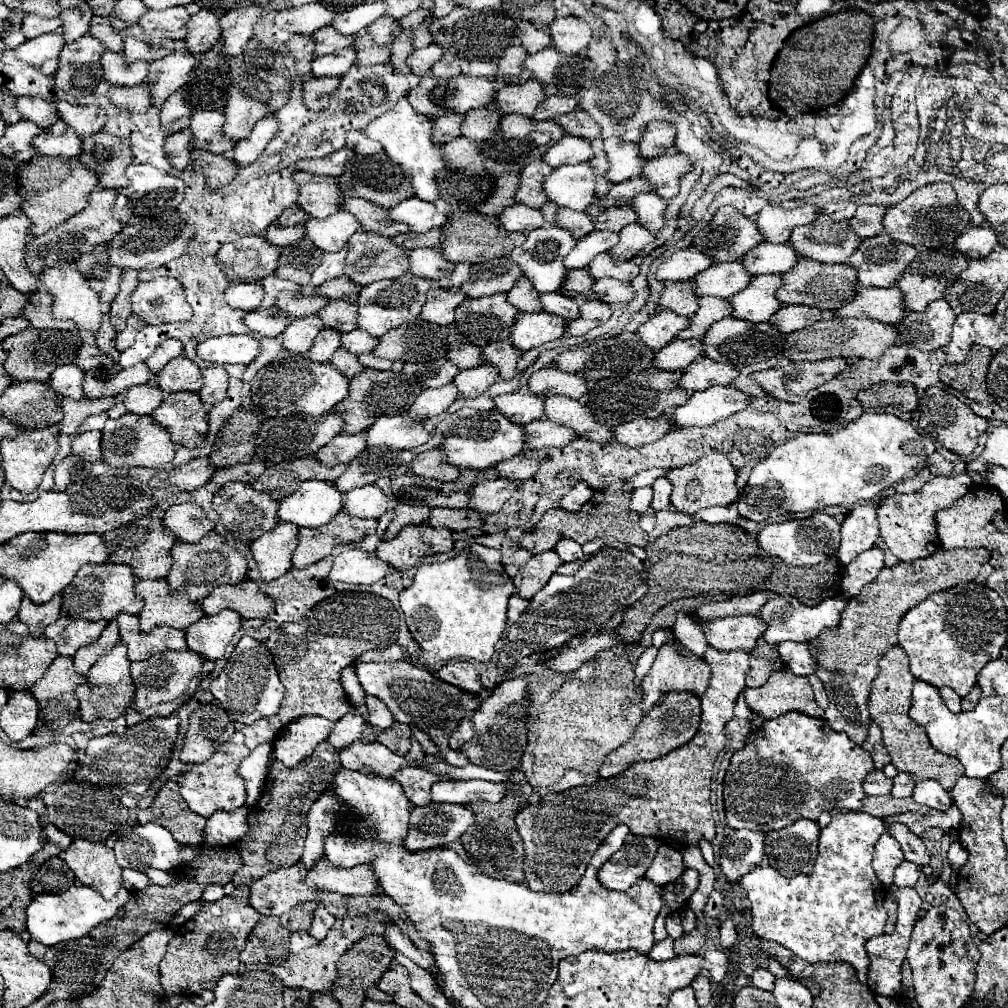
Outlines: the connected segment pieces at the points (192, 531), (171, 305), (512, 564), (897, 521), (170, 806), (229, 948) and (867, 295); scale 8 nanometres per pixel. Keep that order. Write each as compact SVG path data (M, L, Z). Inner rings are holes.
M186 502L170 506L164 514L164 524L172 530L180 542L200 542L210 530L214 530L214 522L206 518L204 510L198 504Z
M154 278L140 282L132 294L132 310L146 324L166 324L192 318L184 286L174 278Z
M512 548L510 552L502 552L502 566L506 574L518 588L518 596L528 600L548 584L560 564L562 560L554 550L530 554L522 548Z
M958 474L954 478L938 476L930 480L916 494L894 494L886 498L884 504L878 506L878 520L880 520L880 536L884 538L890 552L902 562L914 562L936 552L940 548L940 538L936 536L934 514L940 508L948 508L954 500L964 496L970 486L972 480L968 478L968 474Z
M168 780L162 786L162 790L158 792L158 796L148 808L138 810L138 822L140 824L146 824L146 822L162 824L164 828L172 832L178 844L198 846L200 842L204 842L206 818L196 816L188 808L188 804L180 800L178 784L174 780Z
M238 886L218 902L202 902L200 912L174 934L160 962L160 980L166 996L194 996L202 990L213 990L222 974L236 974L240 964L238 956L258 918L260 914L248 902L248 886Z
M862 288L852 302L840 308L838 318L874 318L884 324L898 324L906 314L904 294L896 288Z

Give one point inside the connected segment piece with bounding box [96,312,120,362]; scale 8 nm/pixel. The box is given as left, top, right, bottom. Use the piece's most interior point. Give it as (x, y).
(105, 337)

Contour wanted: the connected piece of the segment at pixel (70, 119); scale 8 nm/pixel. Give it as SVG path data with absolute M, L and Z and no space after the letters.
M62 100L58 102L58 114L80 136L92 136L106 124L106 116L98 106L74 106Z

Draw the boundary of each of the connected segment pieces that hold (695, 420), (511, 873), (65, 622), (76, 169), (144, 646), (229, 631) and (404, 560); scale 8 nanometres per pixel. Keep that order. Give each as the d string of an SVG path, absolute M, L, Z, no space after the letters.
M712 386L702 392L692 392L688 402L672 414L676 426L700 426L714 424L744 410L752 398L734 386Z
M524 782L524 784L520 784L520 788L522 790L518 792L518 796L516 796L516 792L508 794L498 804L492 804L492 802L468 804L468 808L476 816L476 824L462 836L462 844L468 852L468 858L480 872L486 876L498 878L498 880L508 880L508 882L524 880L524 874L522 874L524 848L522 848L522 840L520 840L520 834L514 824L514 816L516 816L518 808L522 808L528 802L528 796L532 794L532 786L528 782Z
M60 616L56 622L46 626L44 636L56 642L56 648L62 656L74 656L78 648L92 644L100 632L108 626L108 620L74 620L68 616Z
M34 156L26 162L18 174L20 192L26 198L22 204L24 214L32 220L32 234L40 236L50 228L56 228L64 220L82 212L88 206L90 192L98 186L96 172L80 164L80 158L62 158L62 156Z
M120 612L116 620L120 624L120 638L128 646L130 662L146 660L164 650L184 650L186 648L182 630L158 626L158 628L152 628L150 632L142 632L138 616L132 616L128 612Z
M222 610L220 614L204 616L186 628L188 648L208 660L218 660L224 656L226 646L240 628L242 616L234 610Z
M426 522L416 526L404 526L396 538L380 542L380 546L376 548L376 556L396 570L408 570L414 568L424 556L452 552L452 534L454 532L448 528L432 528Z

